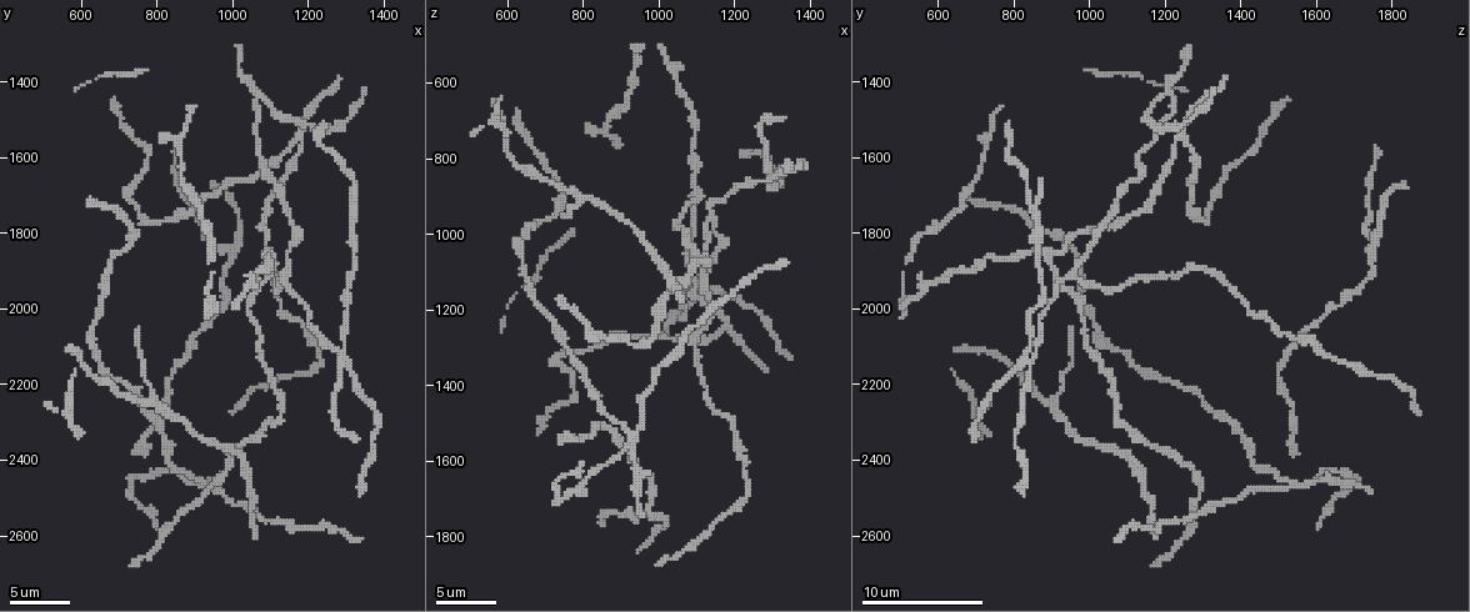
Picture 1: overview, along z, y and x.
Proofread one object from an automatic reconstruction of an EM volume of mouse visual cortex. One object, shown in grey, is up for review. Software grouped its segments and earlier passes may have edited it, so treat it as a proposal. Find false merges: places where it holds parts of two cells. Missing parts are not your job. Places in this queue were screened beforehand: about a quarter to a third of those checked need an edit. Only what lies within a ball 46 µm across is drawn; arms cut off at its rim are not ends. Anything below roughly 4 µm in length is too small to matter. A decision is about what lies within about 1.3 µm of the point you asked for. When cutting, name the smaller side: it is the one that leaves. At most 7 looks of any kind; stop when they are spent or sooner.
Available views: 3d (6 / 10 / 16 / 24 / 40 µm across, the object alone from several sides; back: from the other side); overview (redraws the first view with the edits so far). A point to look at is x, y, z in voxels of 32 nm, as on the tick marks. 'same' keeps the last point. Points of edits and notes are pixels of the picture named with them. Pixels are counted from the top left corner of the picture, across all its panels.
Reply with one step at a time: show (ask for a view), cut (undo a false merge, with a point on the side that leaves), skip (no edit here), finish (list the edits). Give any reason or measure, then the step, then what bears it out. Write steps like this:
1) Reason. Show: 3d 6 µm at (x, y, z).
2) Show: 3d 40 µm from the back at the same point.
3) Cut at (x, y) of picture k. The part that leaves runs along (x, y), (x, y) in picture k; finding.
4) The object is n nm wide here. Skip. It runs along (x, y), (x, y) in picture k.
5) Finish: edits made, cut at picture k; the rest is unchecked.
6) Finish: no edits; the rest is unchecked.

Three arms meet. Show: 3d 6 µm at (920, 2465, 1535).

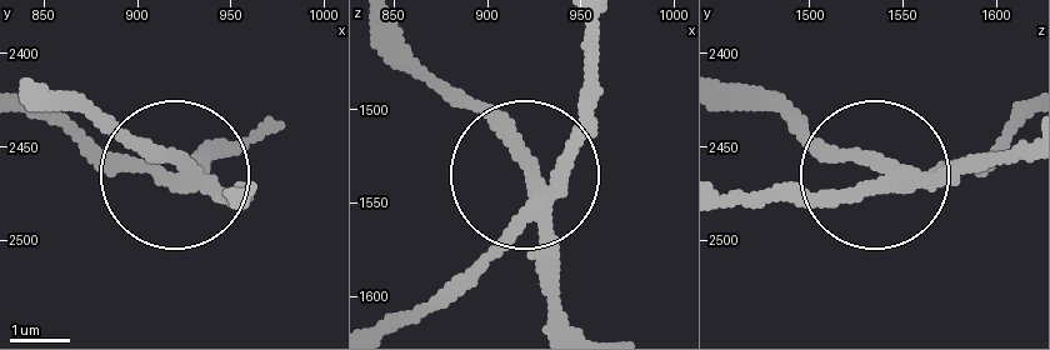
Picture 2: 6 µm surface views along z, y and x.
The object is 250 nm wide here. Skip. It runs along (599, 20), (594, 109), (440, 299) in picture 2; continuous, no second cell.

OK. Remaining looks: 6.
Show: 3d 16 µm at (1120, 2560, 1235).

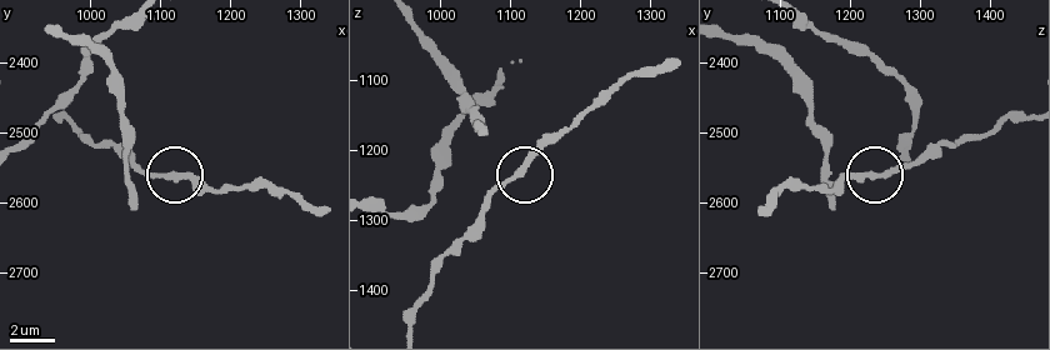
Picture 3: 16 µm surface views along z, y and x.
Skip. Continuous, no second cell.

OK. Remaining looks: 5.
Show: 3d 6 µm at (790, 2235, 900).

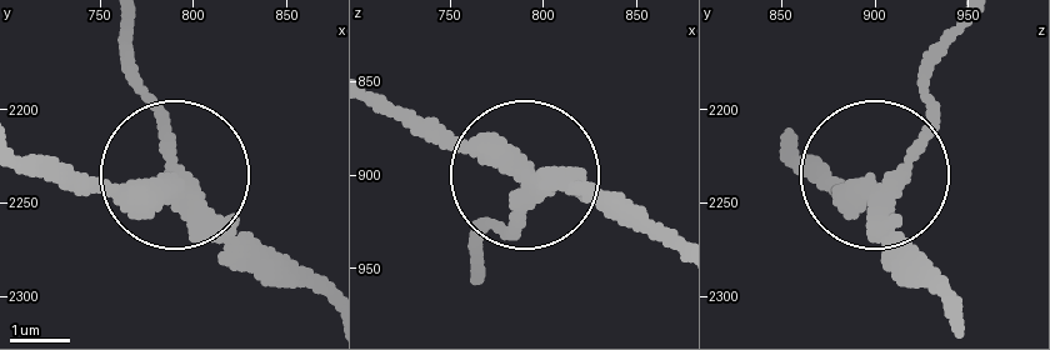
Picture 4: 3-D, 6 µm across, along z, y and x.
Cut at (160, 113) of picture 4. The part that leaves runs along (193, 179), (144, 94), (134, 20) in picture 4; two cells meet here.

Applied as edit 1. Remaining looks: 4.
Finish: edits made, cut at picture 4; the rest is unchecked.

